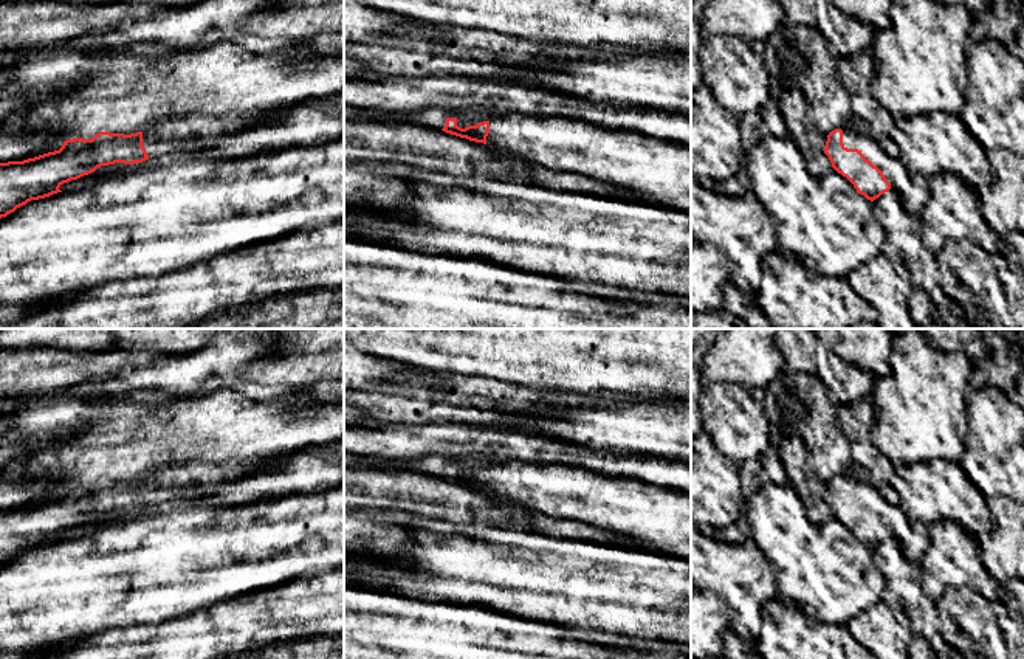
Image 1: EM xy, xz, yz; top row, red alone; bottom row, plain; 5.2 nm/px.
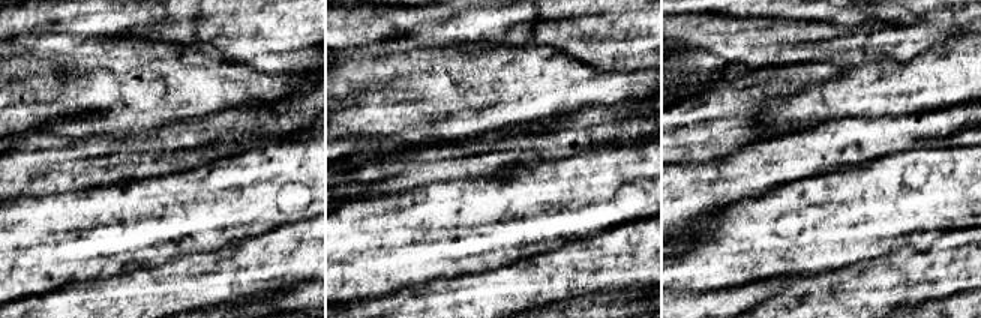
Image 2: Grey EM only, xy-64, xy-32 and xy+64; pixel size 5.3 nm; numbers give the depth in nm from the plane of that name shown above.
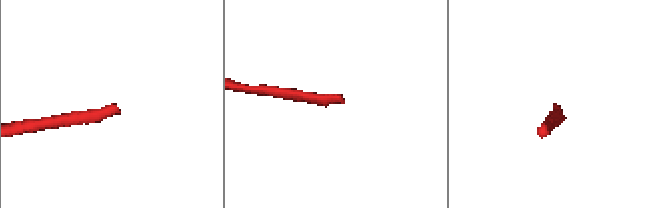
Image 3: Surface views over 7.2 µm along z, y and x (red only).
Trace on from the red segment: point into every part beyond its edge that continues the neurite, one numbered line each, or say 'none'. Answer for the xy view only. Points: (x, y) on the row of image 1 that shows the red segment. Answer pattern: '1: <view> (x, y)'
1: xy (182, 137)

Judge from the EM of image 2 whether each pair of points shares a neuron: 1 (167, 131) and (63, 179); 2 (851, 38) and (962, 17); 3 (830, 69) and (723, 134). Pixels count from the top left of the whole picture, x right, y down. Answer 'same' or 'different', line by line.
1: same
2: different
3: same

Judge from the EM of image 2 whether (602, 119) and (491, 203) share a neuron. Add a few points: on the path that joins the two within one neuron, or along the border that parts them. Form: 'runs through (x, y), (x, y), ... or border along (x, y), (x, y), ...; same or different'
border along (581, 152), (512, 170); different

